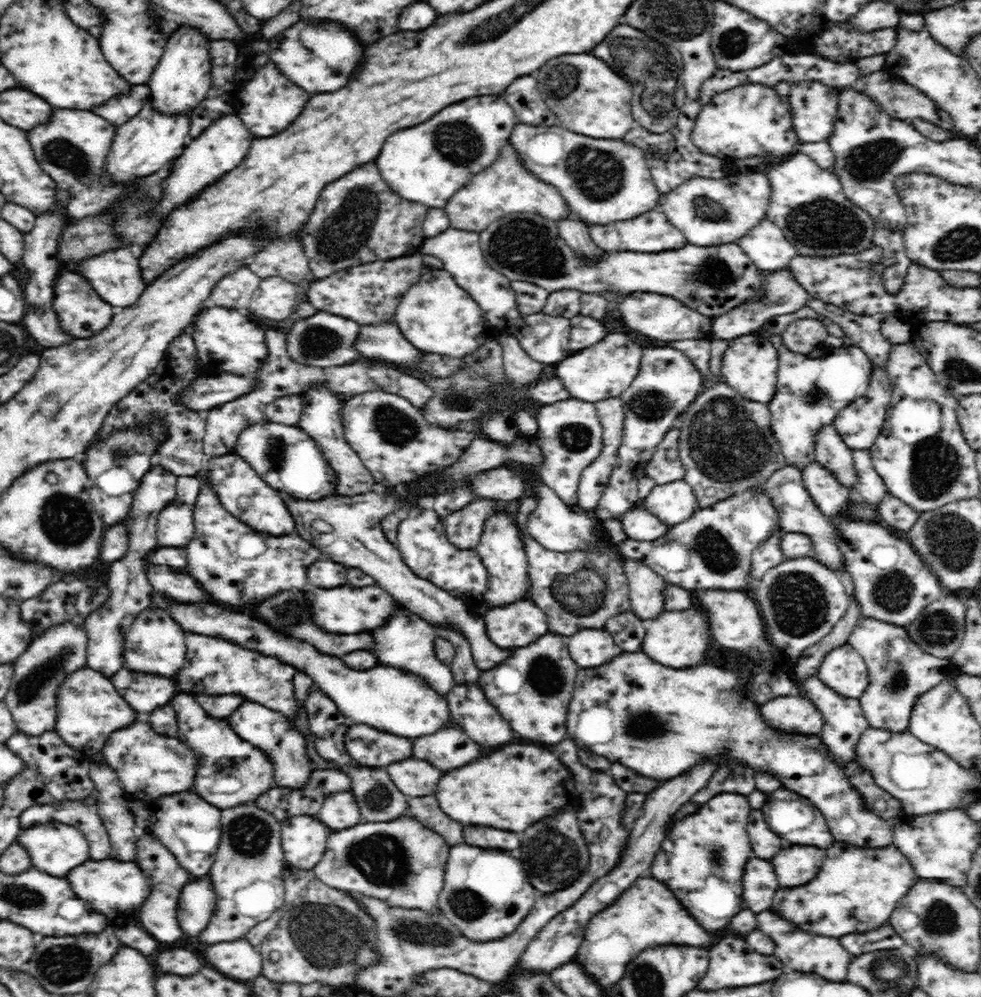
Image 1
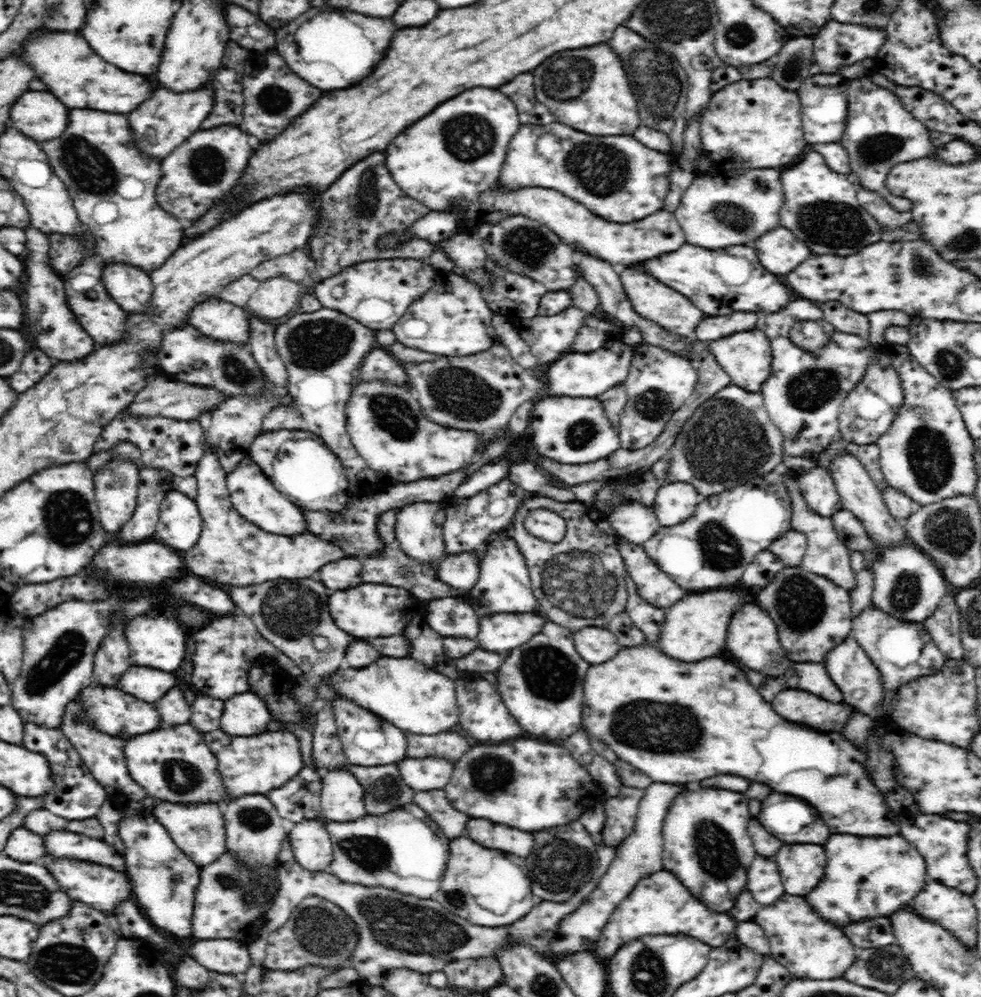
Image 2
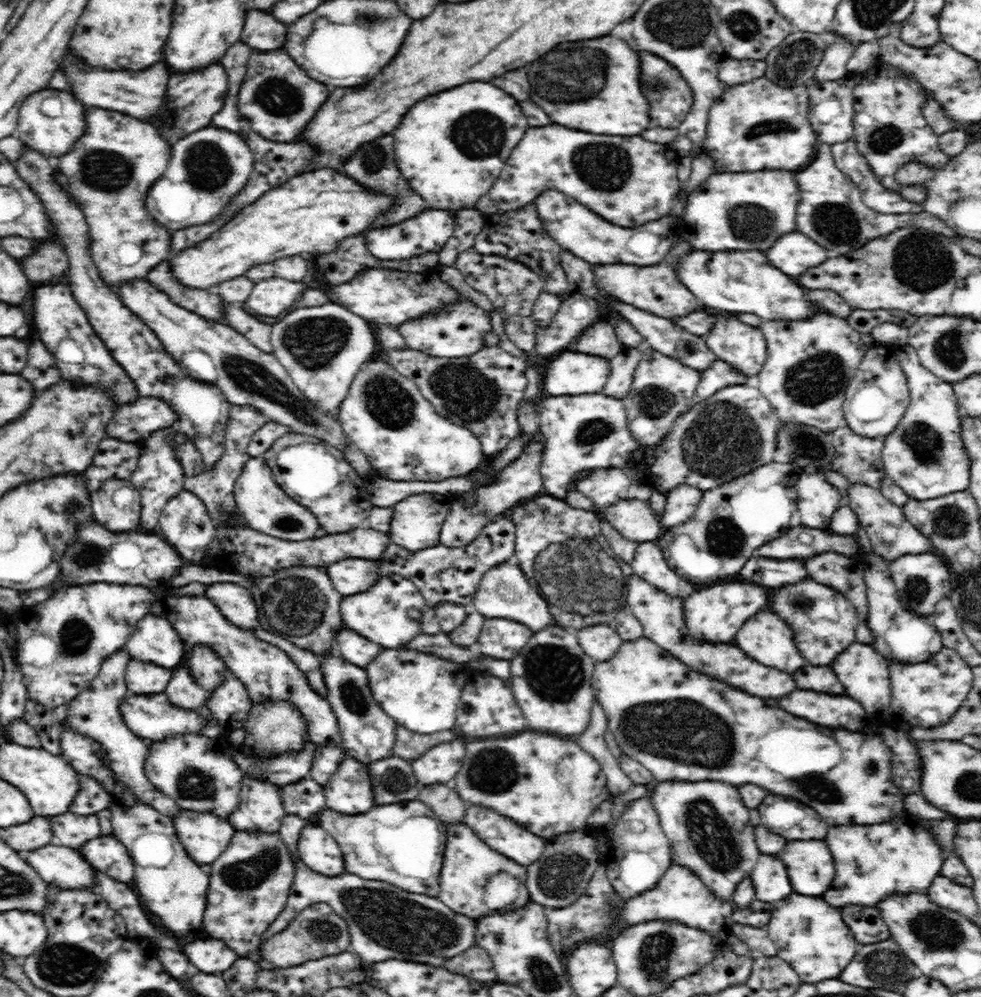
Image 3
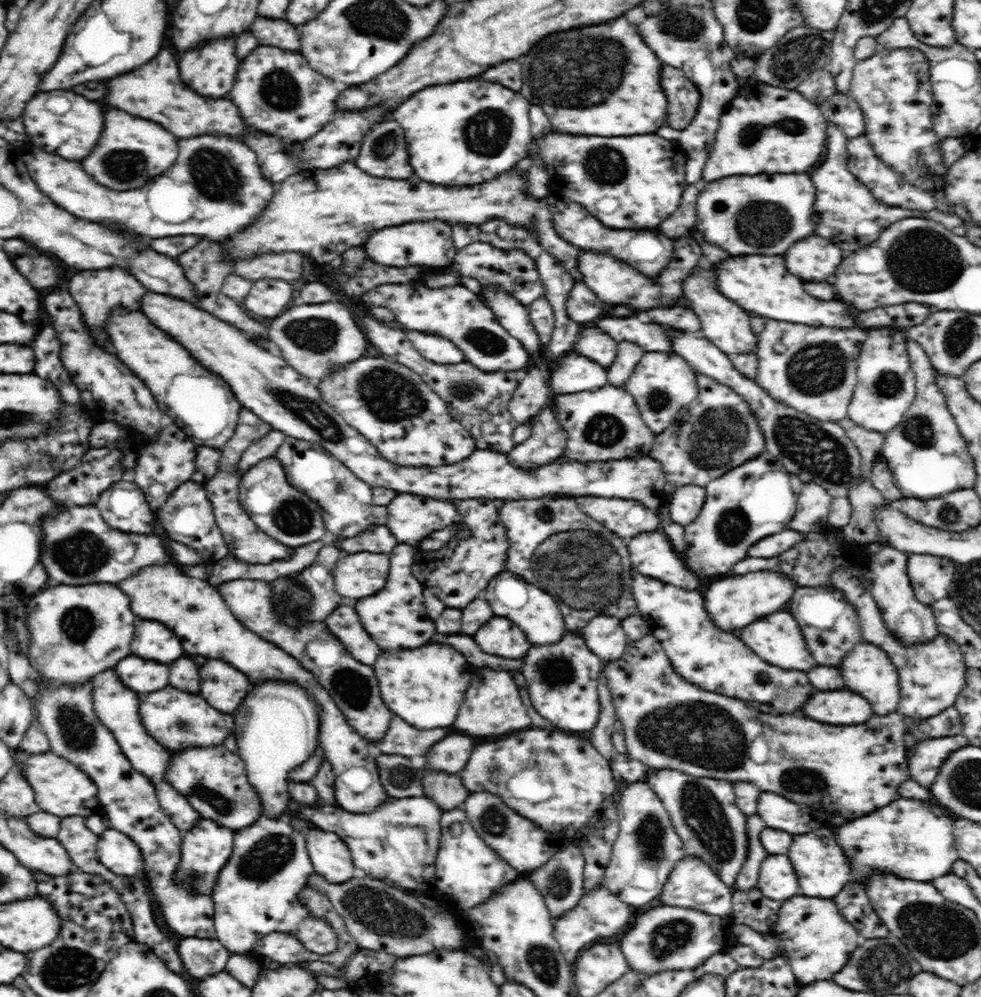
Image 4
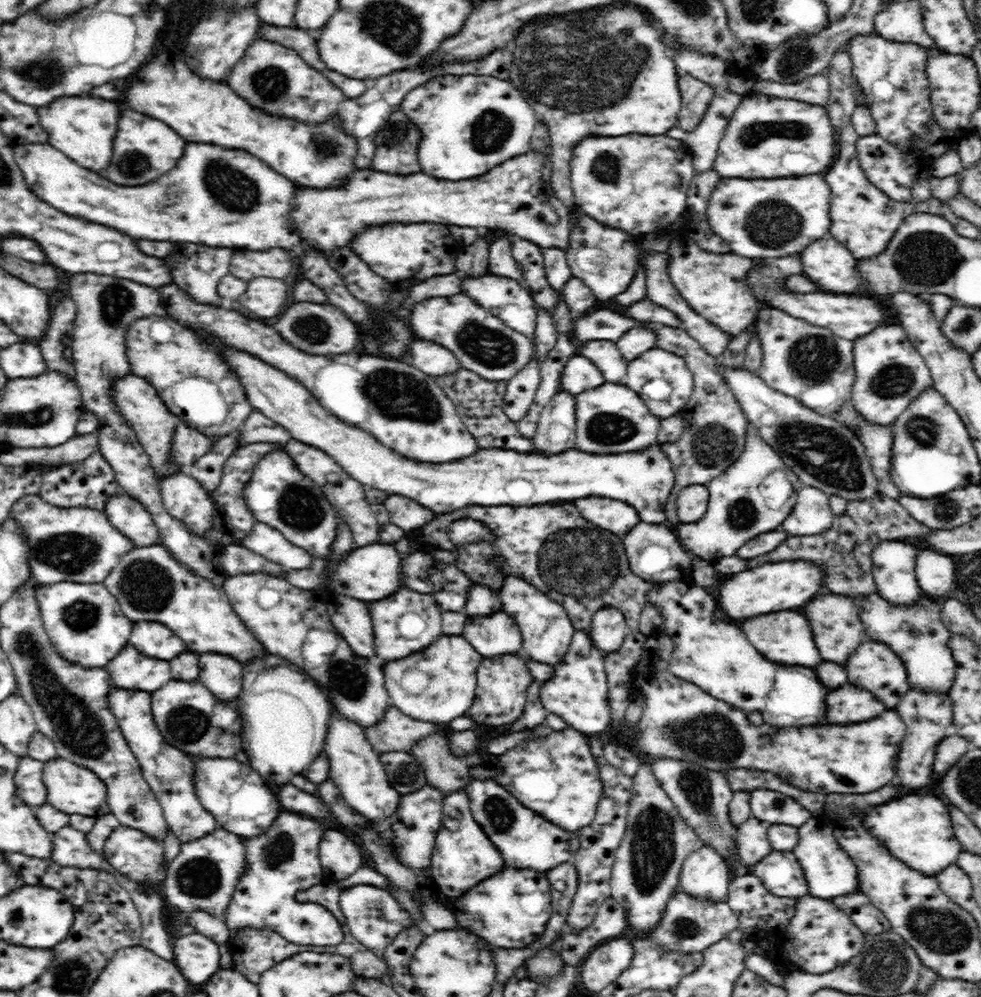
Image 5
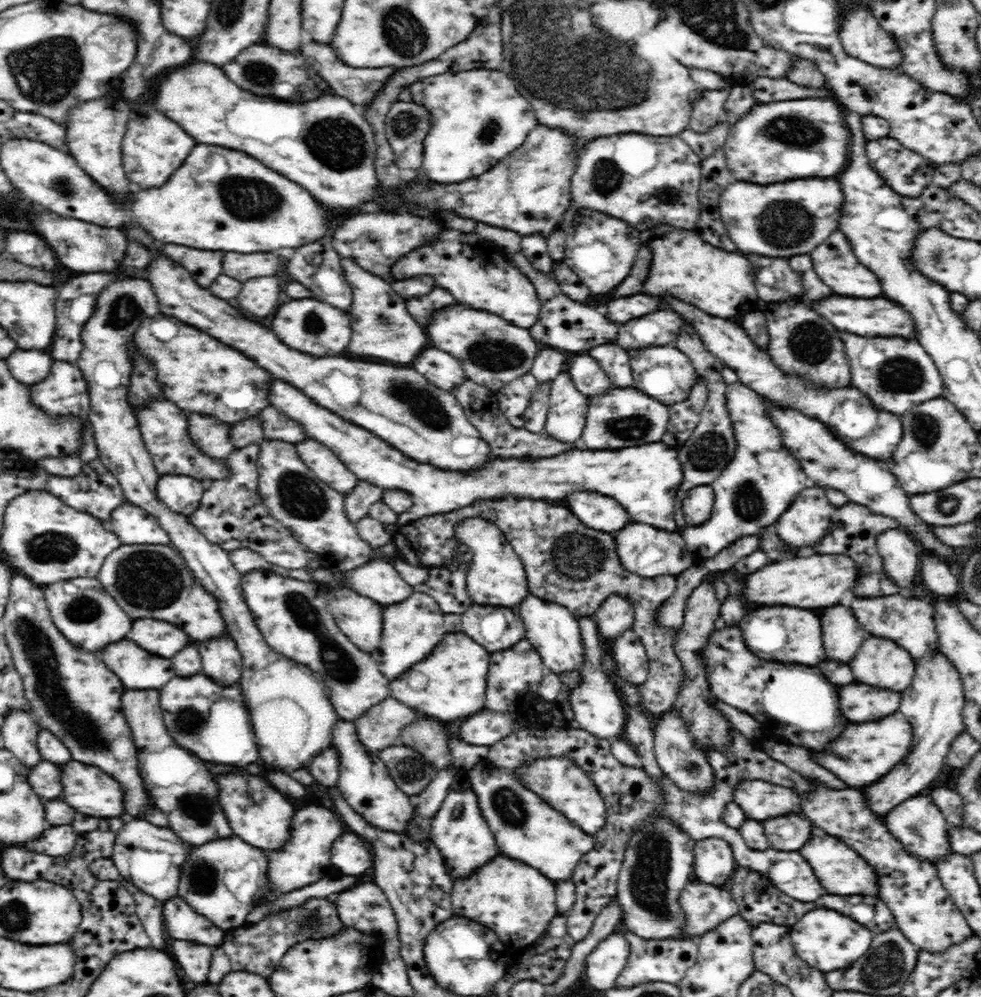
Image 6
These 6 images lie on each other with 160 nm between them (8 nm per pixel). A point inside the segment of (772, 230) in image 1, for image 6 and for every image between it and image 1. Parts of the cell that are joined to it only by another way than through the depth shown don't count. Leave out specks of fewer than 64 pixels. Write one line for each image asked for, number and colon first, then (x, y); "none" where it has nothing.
2: (779, 251)
3: (794, 253)
4: (816, 258)
5: (830, 264)
6: (835, 263)

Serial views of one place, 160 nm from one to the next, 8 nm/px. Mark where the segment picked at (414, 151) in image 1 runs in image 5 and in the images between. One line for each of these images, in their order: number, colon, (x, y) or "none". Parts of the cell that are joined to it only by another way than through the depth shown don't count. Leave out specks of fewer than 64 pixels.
2: (446, 160)
3: (452, 146)
4: (454, 139)
5: (471, 124)

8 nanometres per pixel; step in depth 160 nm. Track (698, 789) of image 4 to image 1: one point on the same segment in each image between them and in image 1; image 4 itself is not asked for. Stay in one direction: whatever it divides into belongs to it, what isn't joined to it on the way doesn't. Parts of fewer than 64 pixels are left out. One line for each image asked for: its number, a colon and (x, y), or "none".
1: (701, 861)
2: (706, 846)
3: (706, 823)

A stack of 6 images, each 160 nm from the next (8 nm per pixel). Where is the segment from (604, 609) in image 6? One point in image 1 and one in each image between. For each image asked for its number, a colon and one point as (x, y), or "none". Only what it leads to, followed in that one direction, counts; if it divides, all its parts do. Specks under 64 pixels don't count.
1: (591, 647)
2: (596, 645)
3: (601, 642)
4: (604, 635)
5: (608, 629)

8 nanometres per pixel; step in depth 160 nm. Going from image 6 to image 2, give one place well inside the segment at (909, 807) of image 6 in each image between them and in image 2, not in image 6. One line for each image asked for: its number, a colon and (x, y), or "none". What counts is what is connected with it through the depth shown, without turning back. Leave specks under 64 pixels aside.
2: (867, 877)
3: (901, 856)
4: (912, 839)
5: (918, 828)

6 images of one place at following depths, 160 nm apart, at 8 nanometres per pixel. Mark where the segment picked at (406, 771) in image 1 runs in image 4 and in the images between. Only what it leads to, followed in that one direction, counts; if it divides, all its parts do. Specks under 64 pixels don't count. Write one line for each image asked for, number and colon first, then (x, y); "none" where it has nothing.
2: (429, 773)
3: (441, 763)
4: (451, 754)

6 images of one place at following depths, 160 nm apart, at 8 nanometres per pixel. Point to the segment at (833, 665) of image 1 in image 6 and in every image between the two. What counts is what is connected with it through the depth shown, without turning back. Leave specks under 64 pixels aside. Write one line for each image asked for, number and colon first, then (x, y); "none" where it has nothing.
2: (852, 670)
3: (865, 674)
4: (867, 669)
5: (875, 666)
6: (881, 662)

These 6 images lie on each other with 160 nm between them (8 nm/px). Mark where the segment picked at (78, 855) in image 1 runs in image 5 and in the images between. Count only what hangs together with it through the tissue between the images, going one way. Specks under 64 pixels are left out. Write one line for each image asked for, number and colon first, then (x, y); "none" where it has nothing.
2: (60, 843)
3: (106, 854)
4: (115, 850)
5: (128, 850)

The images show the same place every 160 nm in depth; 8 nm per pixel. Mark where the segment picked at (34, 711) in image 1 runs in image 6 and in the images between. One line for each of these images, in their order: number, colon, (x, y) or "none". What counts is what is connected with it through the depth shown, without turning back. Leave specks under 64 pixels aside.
2: (59, 645)
3: (61, 644)
4: (76, 632)
5: (85, 624)
6: (83, 611)

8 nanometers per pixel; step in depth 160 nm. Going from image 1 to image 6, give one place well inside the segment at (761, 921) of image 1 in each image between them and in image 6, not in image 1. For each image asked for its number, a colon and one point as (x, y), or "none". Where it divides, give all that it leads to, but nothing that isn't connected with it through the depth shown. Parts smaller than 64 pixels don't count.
2: (808, 947)
3: (809, 934)
4: (812, 935)
5: (820, 937)
6: (826, 940)

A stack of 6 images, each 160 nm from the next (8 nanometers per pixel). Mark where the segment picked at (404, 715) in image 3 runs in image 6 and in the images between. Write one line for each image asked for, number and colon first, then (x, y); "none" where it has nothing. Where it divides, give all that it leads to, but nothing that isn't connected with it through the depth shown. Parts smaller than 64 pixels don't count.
4: (426, 686)
5: (437, 685)
6: (450, 684)

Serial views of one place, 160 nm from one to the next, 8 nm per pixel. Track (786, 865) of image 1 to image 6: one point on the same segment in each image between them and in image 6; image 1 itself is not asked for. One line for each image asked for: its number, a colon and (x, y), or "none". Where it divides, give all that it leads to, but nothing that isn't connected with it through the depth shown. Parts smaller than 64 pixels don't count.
2: (802, 866)
3: (809, 863)
4: (822, 869)
5: (830, 872)
6: (841, 870)

